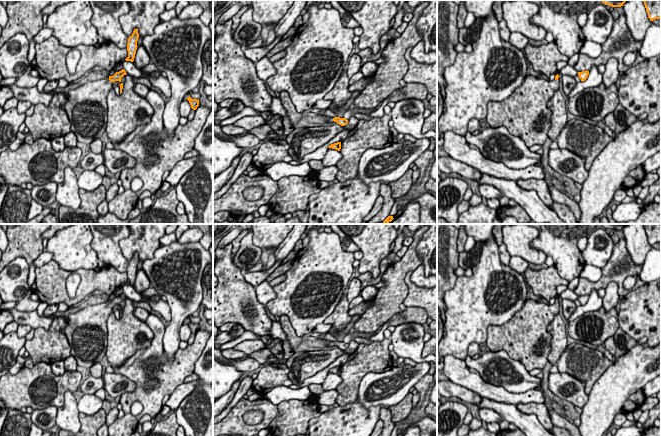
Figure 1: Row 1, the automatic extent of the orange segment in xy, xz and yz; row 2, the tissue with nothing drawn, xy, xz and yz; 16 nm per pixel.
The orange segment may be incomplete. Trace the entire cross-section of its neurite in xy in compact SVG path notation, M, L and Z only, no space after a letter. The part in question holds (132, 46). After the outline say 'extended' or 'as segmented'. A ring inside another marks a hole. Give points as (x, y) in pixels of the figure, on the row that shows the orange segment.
M134 29L132 35L128 38L127 43L127 51L128 51L128 57L125 59L126 61L134 61L136 50L137 50L137 41L139 38L138 29Z; as segmented

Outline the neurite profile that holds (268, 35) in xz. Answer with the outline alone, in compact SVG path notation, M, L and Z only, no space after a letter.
M277 23L262 25L262 30L260 35L263 39L262 47L266 47L270 45L276 38L275 31L274 31L274 28L276 27L276 25Z

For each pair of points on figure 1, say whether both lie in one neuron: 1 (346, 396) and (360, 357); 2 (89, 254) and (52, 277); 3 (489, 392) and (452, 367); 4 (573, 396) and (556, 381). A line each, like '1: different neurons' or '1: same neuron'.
1: same neuron
2: different neurons
3: same neuron
4: same neuron

